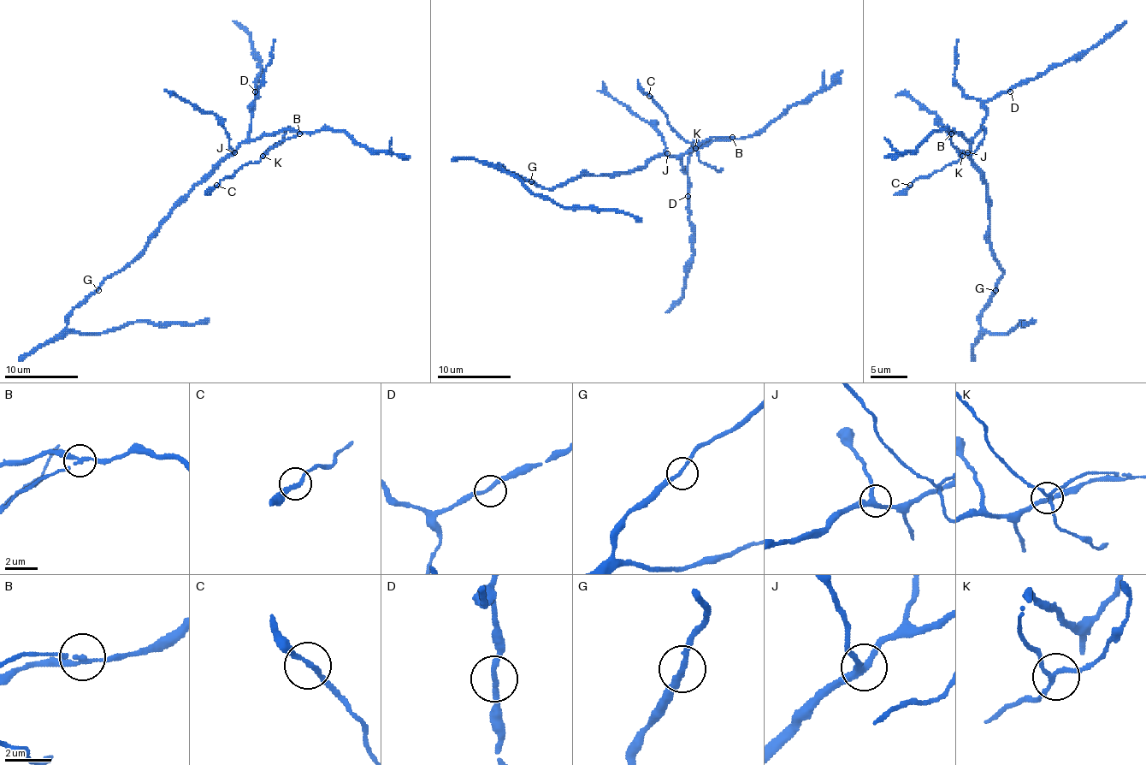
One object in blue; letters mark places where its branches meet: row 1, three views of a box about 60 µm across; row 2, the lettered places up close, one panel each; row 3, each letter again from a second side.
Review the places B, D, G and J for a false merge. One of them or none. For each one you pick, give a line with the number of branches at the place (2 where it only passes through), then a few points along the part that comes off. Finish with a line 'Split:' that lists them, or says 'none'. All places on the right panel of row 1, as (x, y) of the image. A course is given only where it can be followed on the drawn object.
B: 3 branches meet; foreign part runs (951, 133), (951, 143), (960, 157), (927, 176), (919, 176), (905, 191), (894, 194)
Split: B

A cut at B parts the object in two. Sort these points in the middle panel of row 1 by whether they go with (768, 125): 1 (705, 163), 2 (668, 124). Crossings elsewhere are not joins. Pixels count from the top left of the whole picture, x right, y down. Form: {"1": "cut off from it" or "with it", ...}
{"1": "cut off from it", "2": "cut off from it"}

